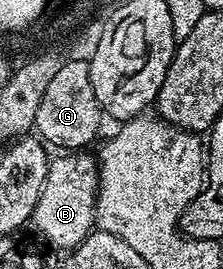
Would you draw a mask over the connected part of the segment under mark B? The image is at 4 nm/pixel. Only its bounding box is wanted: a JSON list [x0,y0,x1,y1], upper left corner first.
[32,152,98,248]

